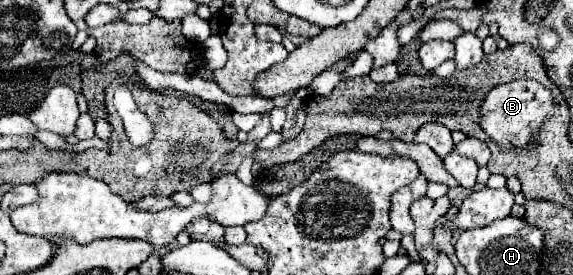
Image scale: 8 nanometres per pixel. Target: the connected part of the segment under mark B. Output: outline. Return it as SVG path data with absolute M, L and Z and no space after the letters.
M516 80L500 84L492 88L482 102L480 126L500 148L514 150L518 146L522 150L528 150L532 138L536 136L536 130L540 130L542 126L542 120L552 114L552 106L554 98L550 90L536 80Z

